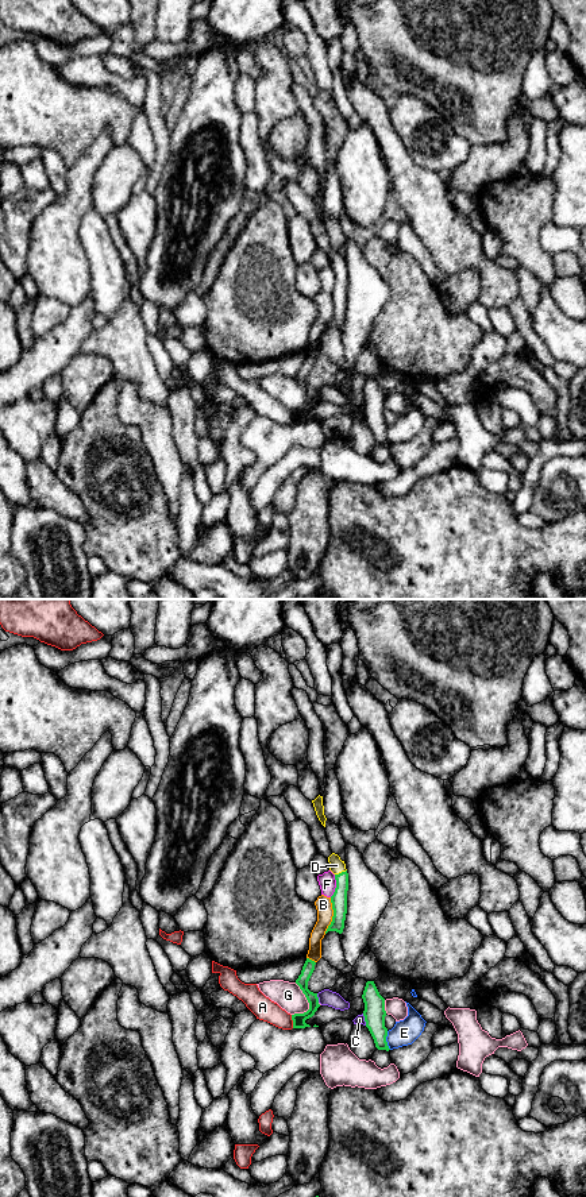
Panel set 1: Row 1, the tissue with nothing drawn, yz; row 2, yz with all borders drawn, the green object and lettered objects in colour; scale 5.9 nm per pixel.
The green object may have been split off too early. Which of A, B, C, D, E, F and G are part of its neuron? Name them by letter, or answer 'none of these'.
D

